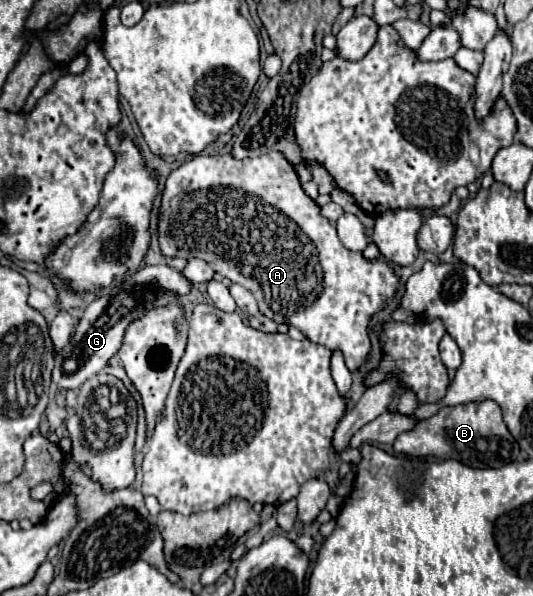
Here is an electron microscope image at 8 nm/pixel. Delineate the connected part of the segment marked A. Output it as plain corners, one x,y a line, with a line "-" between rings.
275,151
247,159
235,159
231,153
195,155
177,167
167,177
161,195
157,241
163,257
203,259
213,271
249,289
259,303
259,311
275,323
293,325
313,343
325,345
331,351
341,349
349,371
361,367
371,351
369,317
385,307
399,285
397,275
385,261
365,261
361,253
343,247
335,227
301,189
295,167
283,153

